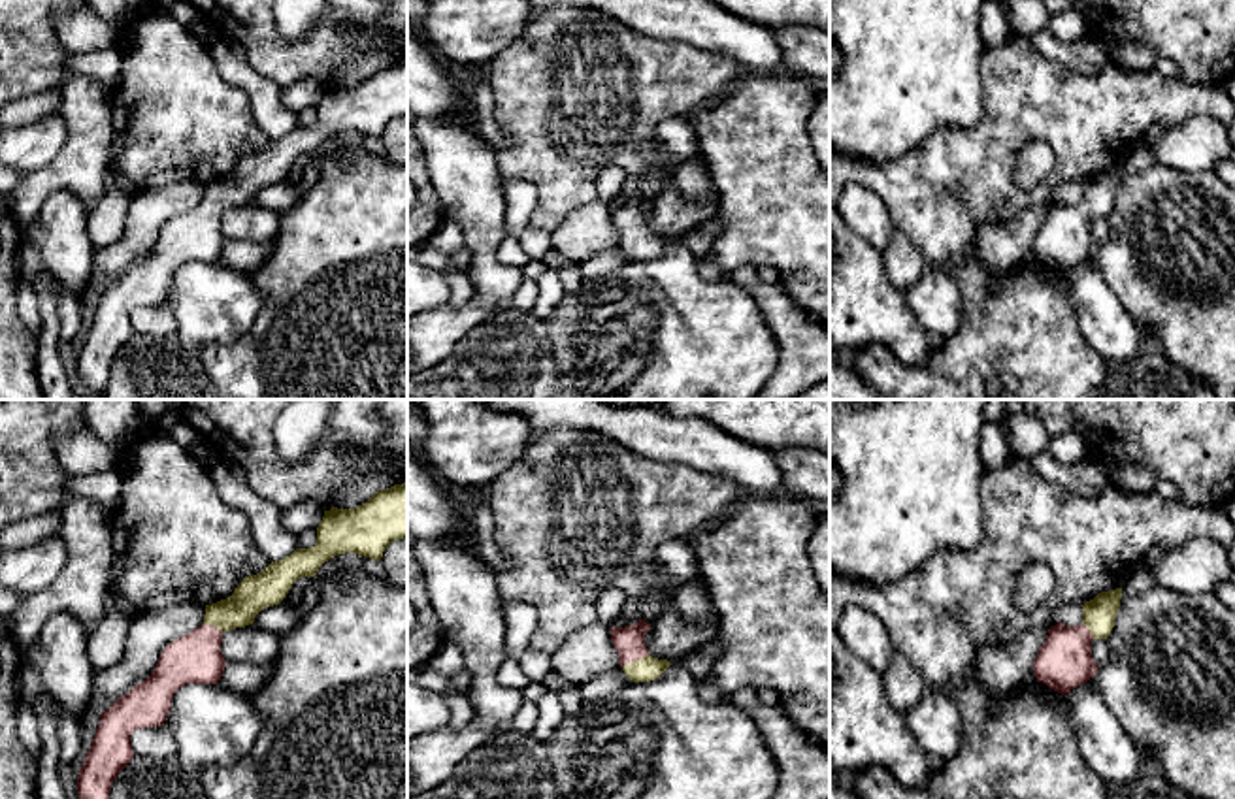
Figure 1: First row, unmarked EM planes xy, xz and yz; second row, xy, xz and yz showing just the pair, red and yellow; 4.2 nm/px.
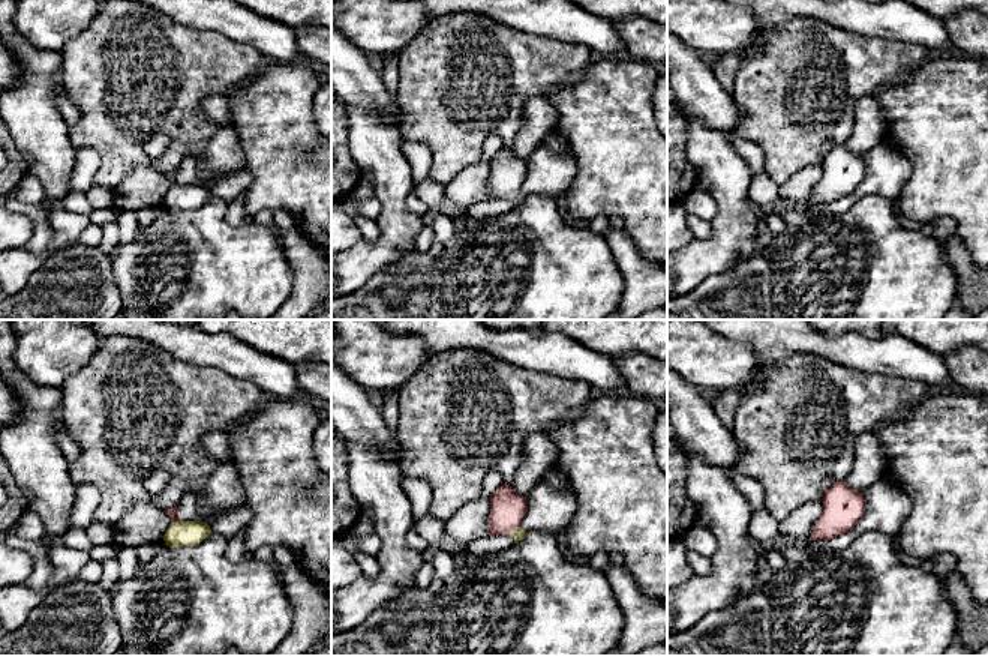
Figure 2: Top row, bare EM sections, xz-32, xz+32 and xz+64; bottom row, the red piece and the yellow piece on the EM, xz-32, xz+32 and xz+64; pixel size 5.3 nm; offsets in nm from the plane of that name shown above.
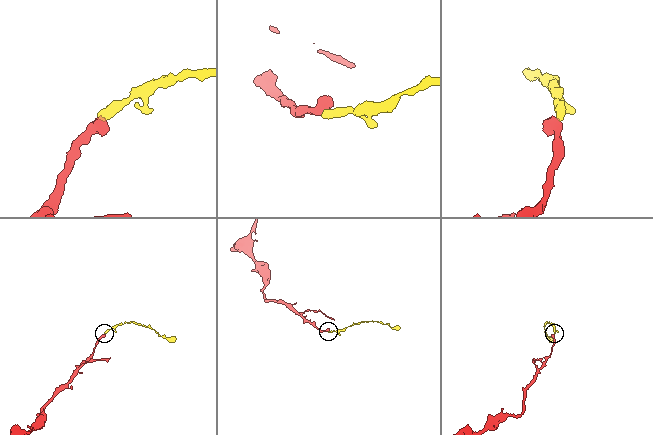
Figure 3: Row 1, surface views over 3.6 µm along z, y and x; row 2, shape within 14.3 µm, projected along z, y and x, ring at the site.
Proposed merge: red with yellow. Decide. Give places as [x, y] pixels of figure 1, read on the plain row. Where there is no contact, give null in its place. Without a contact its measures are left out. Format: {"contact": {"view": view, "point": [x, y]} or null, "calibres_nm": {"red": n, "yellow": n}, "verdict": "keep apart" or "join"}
{"contact": {"view": "xz", "point": [634, 238]}, "calibres_nm": {"red": 140, "yellow": 110}, "verdict": "join"}

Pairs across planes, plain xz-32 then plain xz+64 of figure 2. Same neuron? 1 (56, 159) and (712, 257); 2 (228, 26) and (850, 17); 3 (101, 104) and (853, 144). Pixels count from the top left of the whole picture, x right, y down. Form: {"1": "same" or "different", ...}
{"1": "same", "2": "same", "3": "different"}

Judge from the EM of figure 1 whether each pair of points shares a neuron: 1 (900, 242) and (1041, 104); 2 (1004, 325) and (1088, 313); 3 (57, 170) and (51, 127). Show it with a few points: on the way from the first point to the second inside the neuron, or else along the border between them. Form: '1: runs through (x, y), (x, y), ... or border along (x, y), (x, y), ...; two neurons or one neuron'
1: border along (894, 228), (917, 247), (928, 266); two neurons
2: border along (1062, 274), (1079, 332), (1100, 353); two neurons
3: border along (59, 114), (66, 130), (61, 151), (27, 174); two neurons

